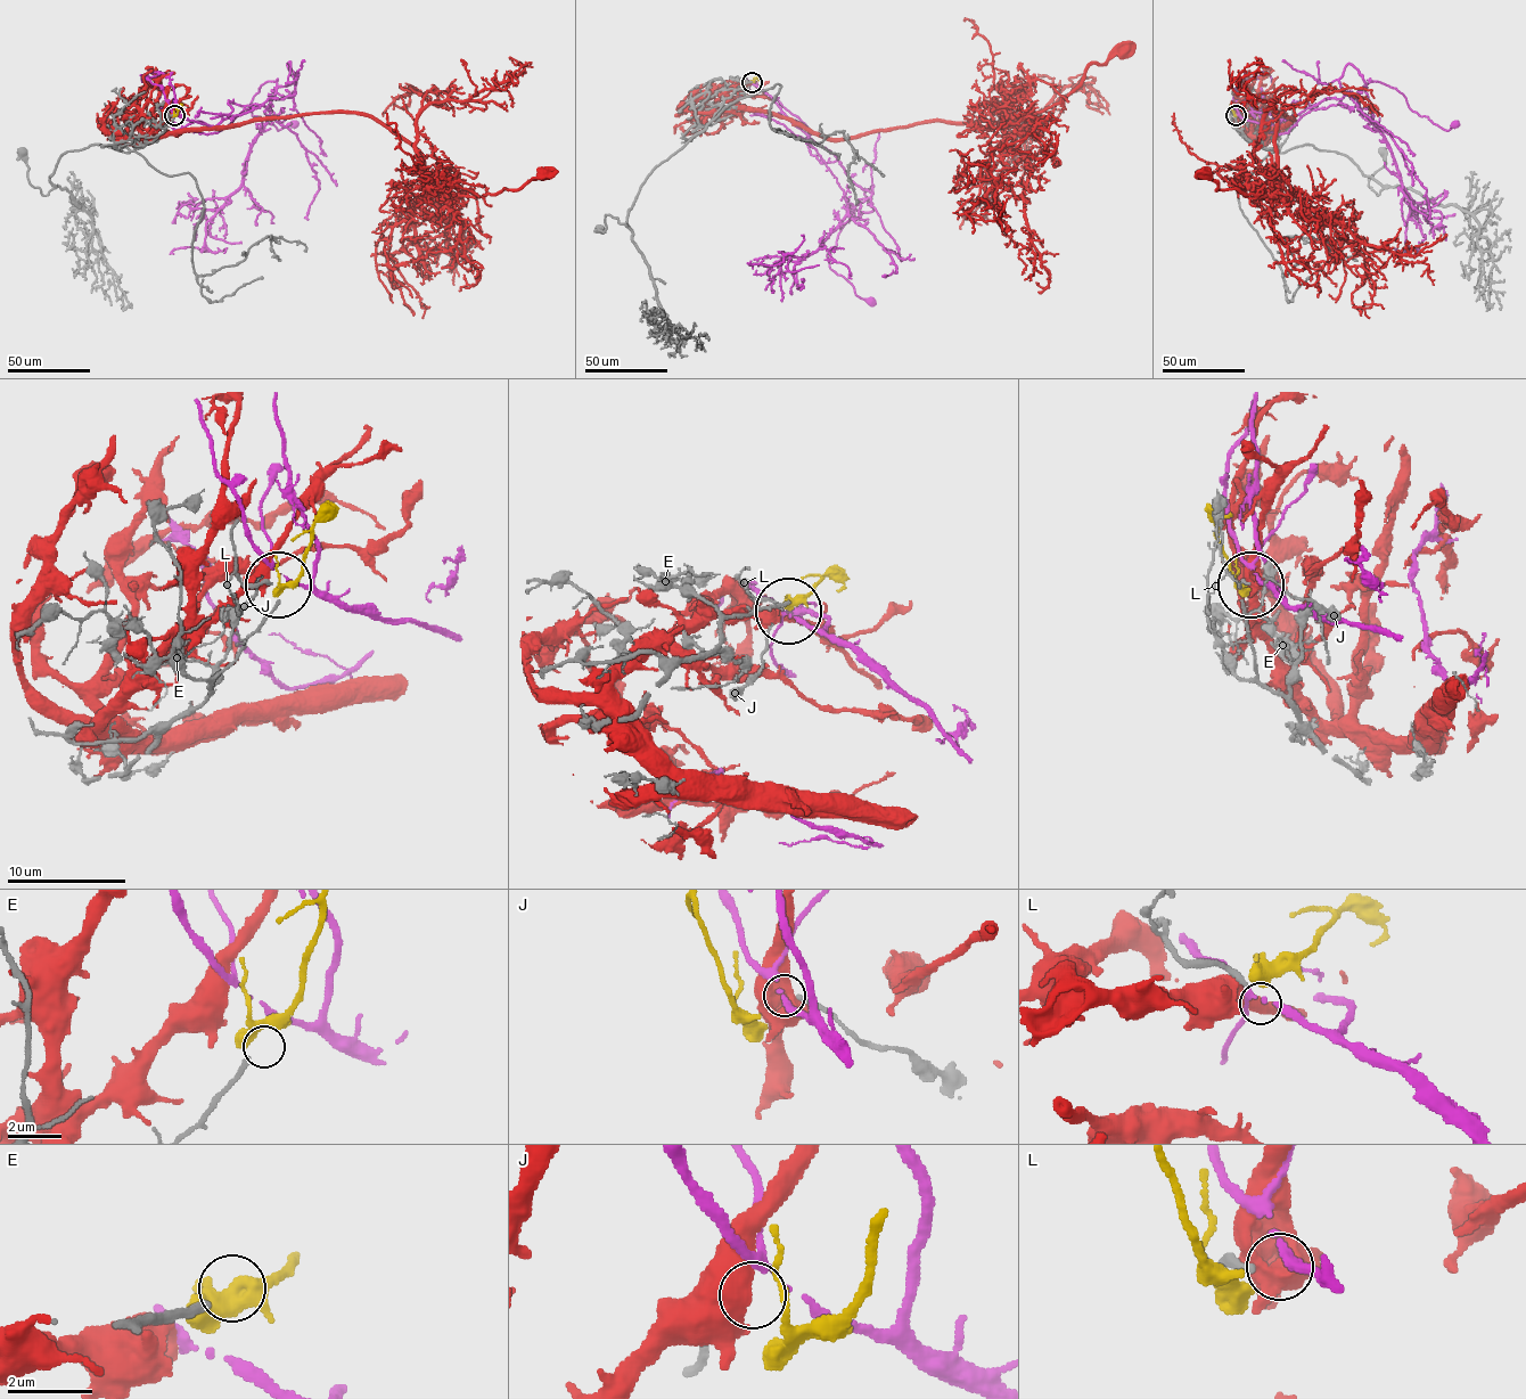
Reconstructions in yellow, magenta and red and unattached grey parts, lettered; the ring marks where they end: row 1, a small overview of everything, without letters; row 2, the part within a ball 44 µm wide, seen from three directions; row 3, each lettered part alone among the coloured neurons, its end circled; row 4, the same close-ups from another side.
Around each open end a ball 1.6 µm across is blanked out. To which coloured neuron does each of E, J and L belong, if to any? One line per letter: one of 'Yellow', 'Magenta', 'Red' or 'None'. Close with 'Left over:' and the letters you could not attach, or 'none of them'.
E: Yellow
J: Magenta
L: None
Left over: L

